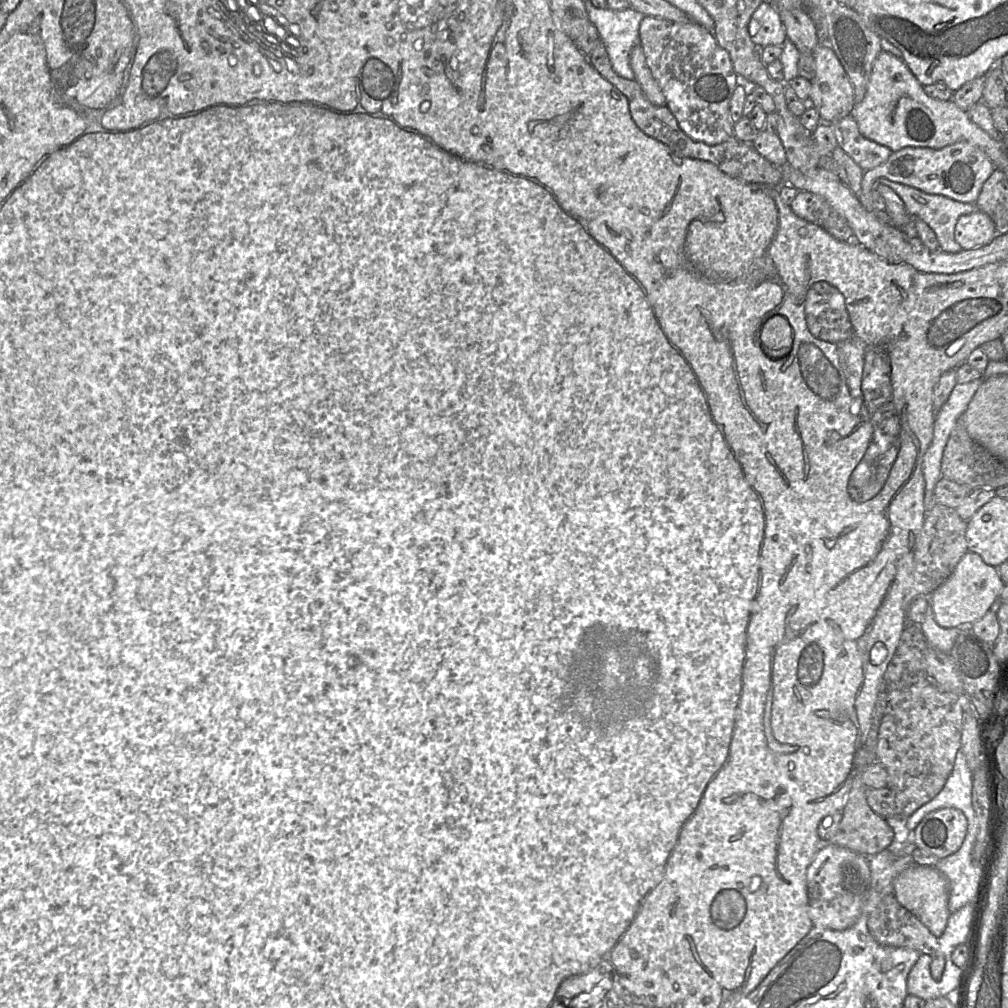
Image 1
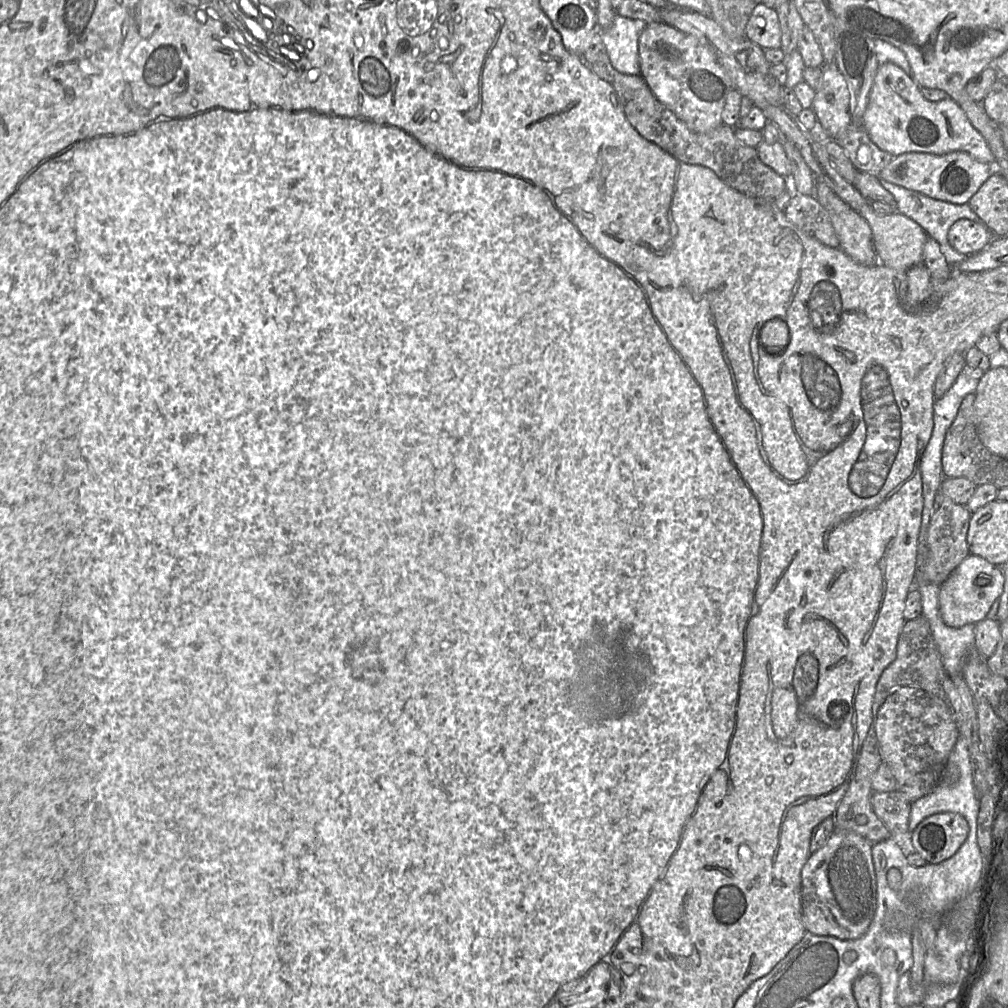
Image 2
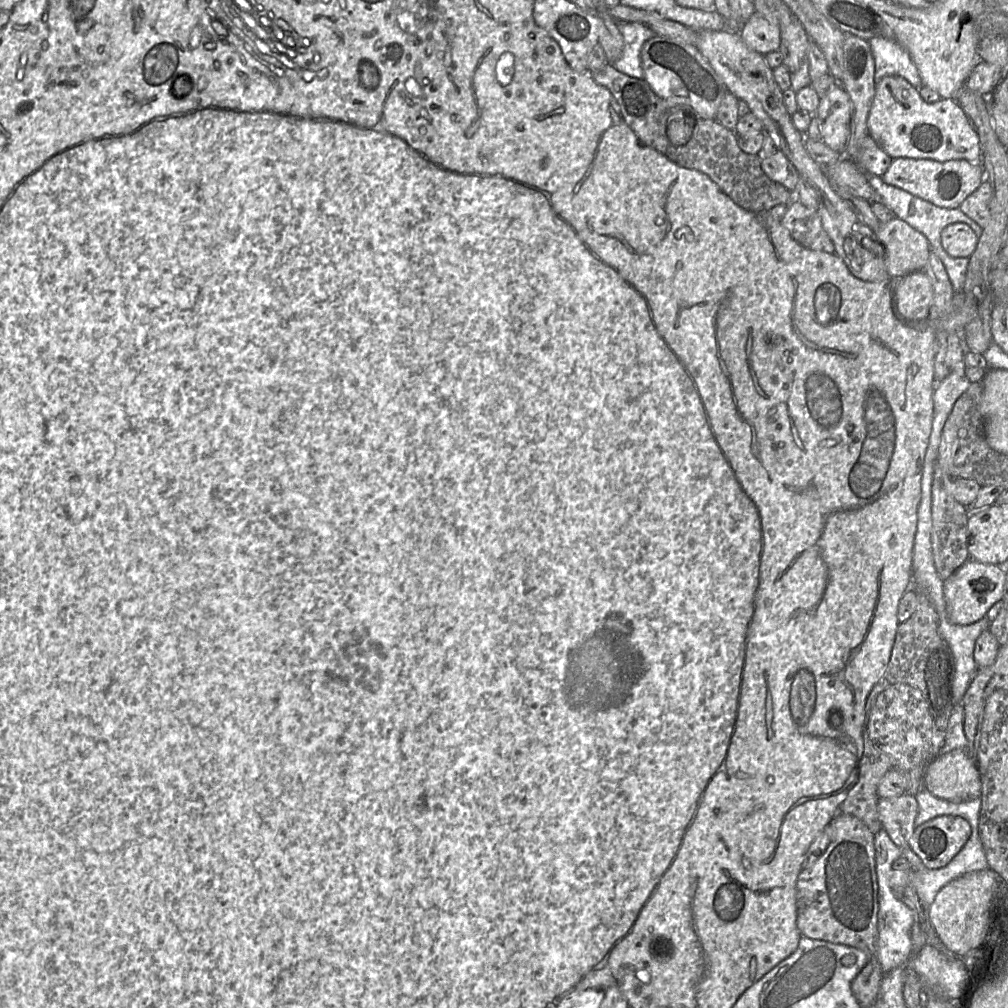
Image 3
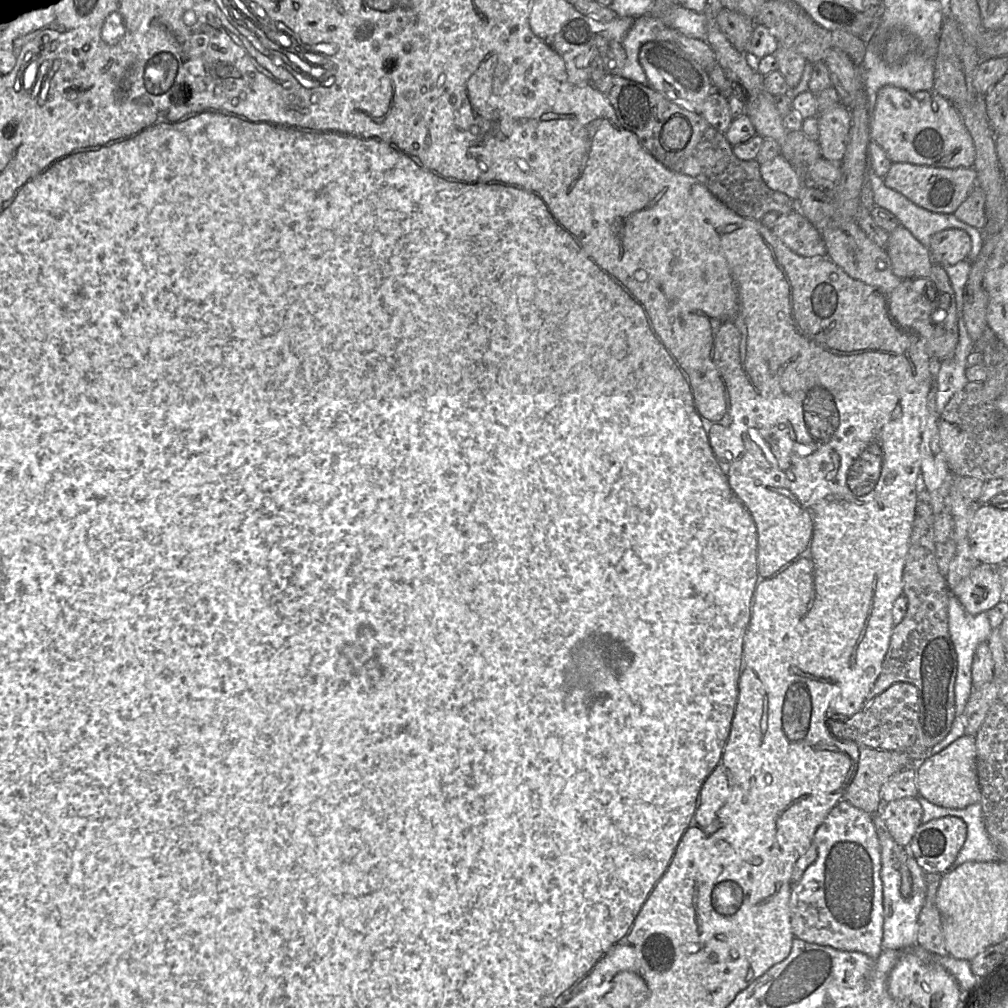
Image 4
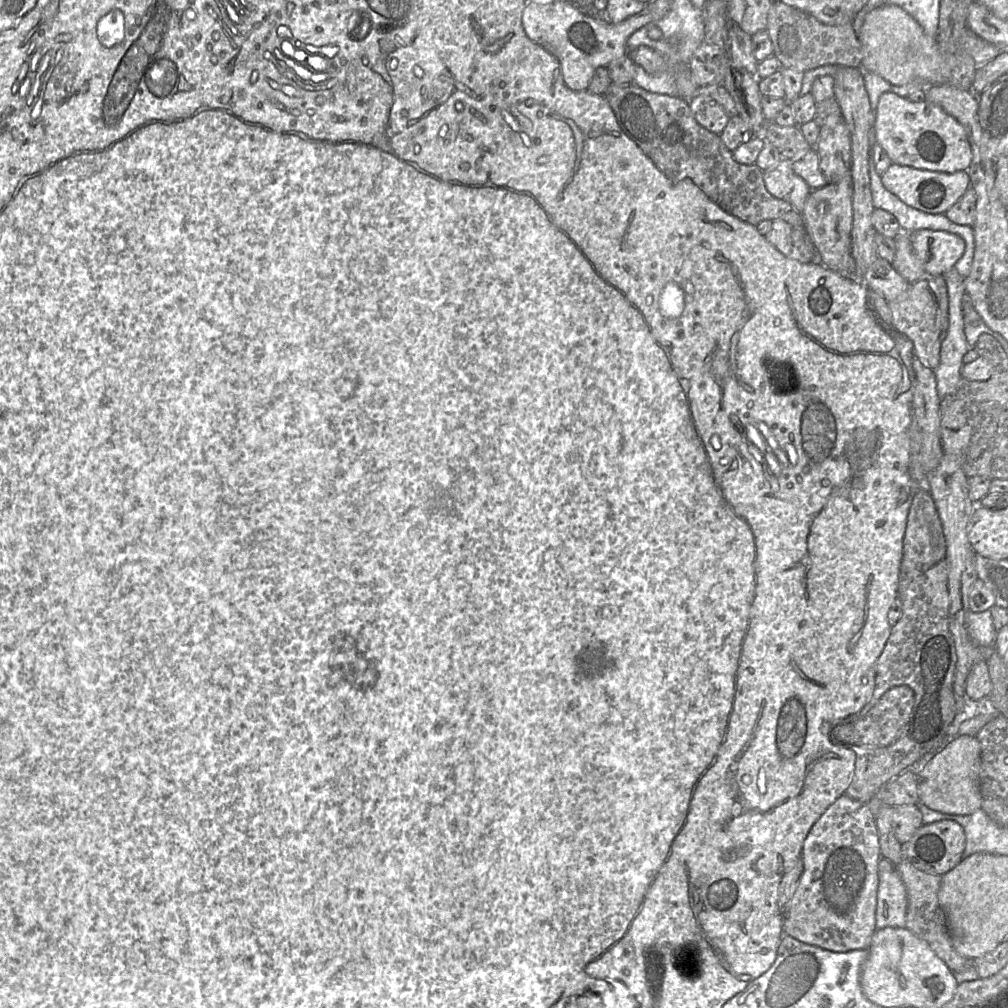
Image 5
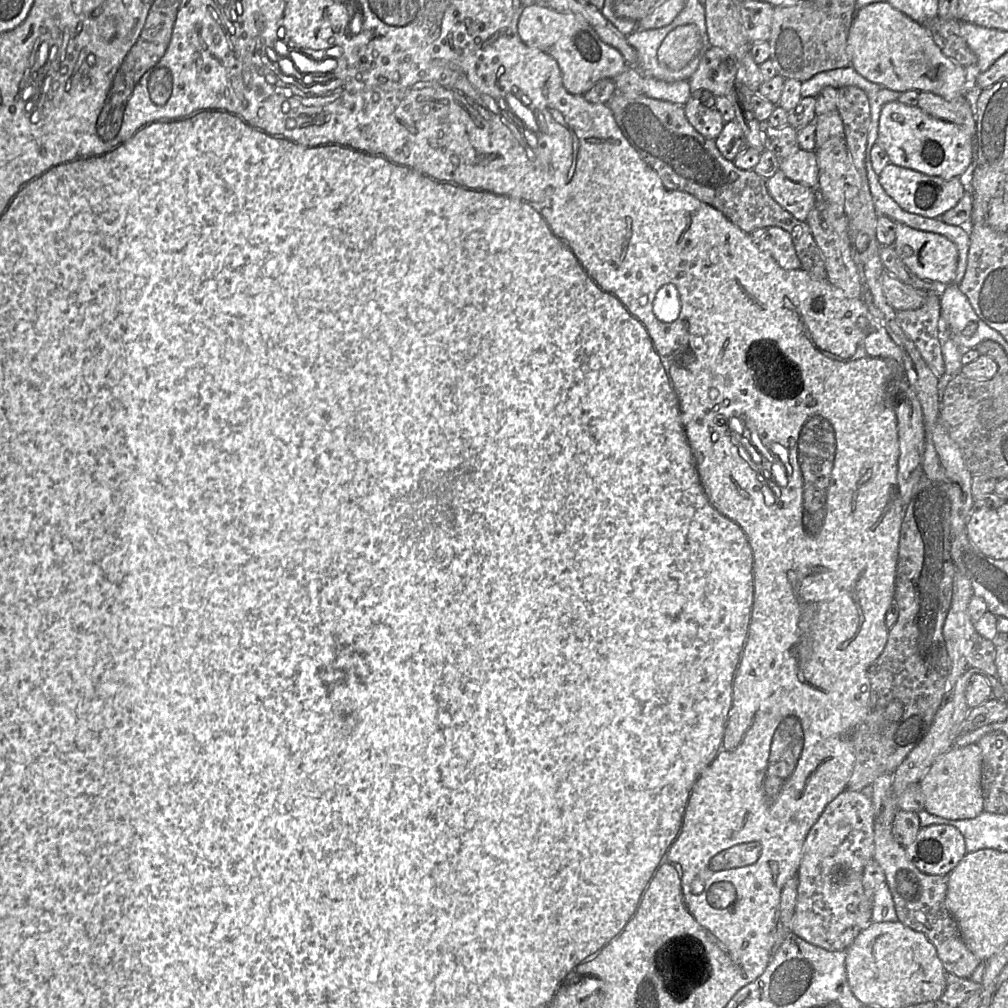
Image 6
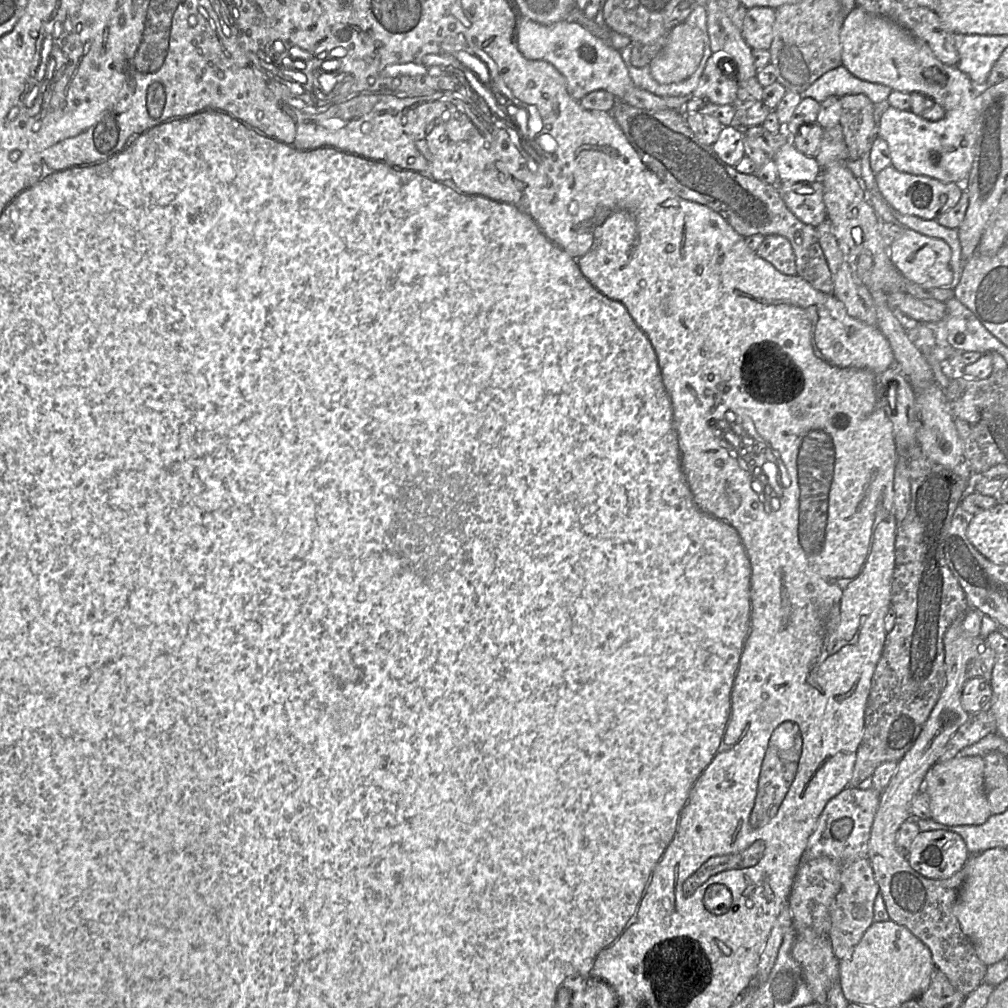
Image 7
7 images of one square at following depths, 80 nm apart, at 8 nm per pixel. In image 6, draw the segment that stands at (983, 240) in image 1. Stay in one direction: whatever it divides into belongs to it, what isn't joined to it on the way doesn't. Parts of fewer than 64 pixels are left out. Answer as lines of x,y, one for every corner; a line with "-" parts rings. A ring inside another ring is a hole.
896,223
896,238
893,248
906,266
917,278
932,282
934,285
950,285
955,277
958,253
955,244
945,236
911,228

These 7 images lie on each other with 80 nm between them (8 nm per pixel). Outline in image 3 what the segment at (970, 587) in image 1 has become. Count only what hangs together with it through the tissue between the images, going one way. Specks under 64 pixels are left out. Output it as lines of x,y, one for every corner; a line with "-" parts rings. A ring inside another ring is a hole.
968,559
943,584
949,621
956,625
969,625
984,618
988,610
1002,600
1004,584
1005,566
984,564

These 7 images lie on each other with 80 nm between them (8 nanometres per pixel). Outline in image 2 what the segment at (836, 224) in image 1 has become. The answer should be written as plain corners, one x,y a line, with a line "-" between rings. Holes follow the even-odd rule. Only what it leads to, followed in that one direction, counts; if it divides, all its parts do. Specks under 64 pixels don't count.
793,193
784,214
797,228
825,246
839,248
829,214
814,195

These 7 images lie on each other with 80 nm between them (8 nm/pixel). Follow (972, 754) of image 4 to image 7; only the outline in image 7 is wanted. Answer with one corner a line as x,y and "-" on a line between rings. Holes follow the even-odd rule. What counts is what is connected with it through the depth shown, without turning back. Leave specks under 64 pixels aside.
956,756
937,762
927,772
923,790
930,799
931,817
949,825
981,825
991,816
991,809
984,790
984,759
981,756

